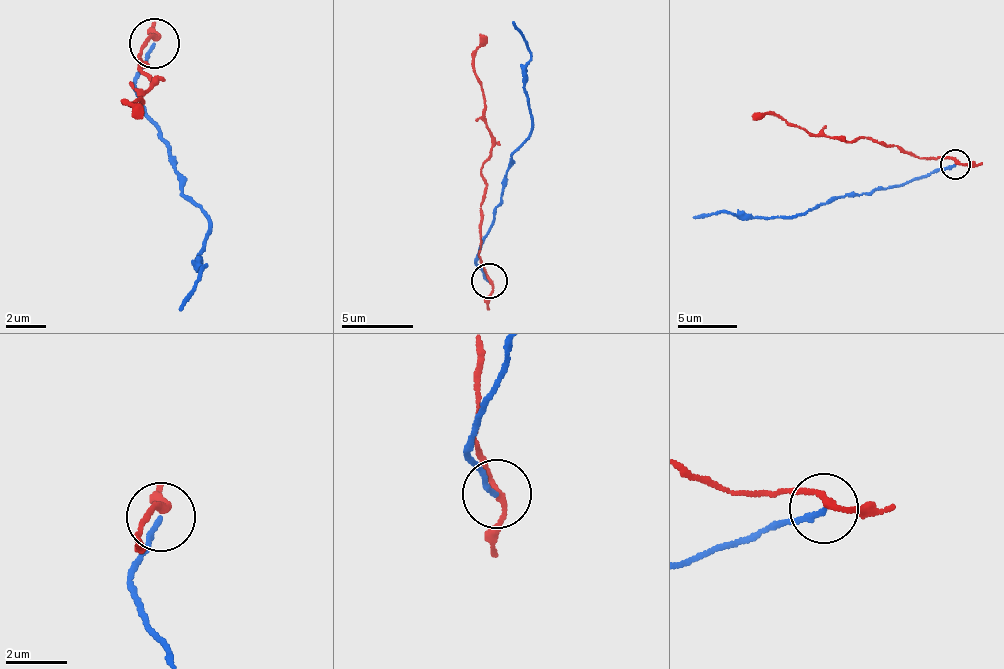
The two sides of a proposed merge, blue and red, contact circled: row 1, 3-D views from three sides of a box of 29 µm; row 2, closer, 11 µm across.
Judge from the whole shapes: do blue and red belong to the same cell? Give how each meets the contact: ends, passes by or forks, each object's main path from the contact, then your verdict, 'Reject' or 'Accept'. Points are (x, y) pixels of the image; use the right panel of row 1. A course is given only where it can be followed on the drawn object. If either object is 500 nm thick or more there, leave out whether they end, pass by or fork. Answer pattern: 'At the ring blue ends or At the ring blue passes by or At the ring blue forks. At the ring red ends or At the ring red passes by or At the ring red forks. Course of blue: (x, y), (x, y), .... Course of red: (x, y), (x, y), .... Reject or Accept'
At the ring blue ends. At the ring red passes by. Course of blue: (956, 163), (867, 194), (829, 199), (802, 214), (737, 217), (722, 213), (693, 217). Course of red: (956, 163), (929, 156), (915, 157), (870, 138), (832, 139), (791, 127), (770, 113), (752, 120). Reject

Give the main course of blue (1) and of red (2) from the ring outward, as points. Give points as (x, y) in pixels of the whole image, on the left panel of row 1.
1: (153, 41), (137, 94), (170, 150), (178, 182), (207, 215), (200, 271), (204, 272), (179, 311)
2: (153, 41), (137, 56), (153, 90), (137, 106), (126, 102), (141, 120)

